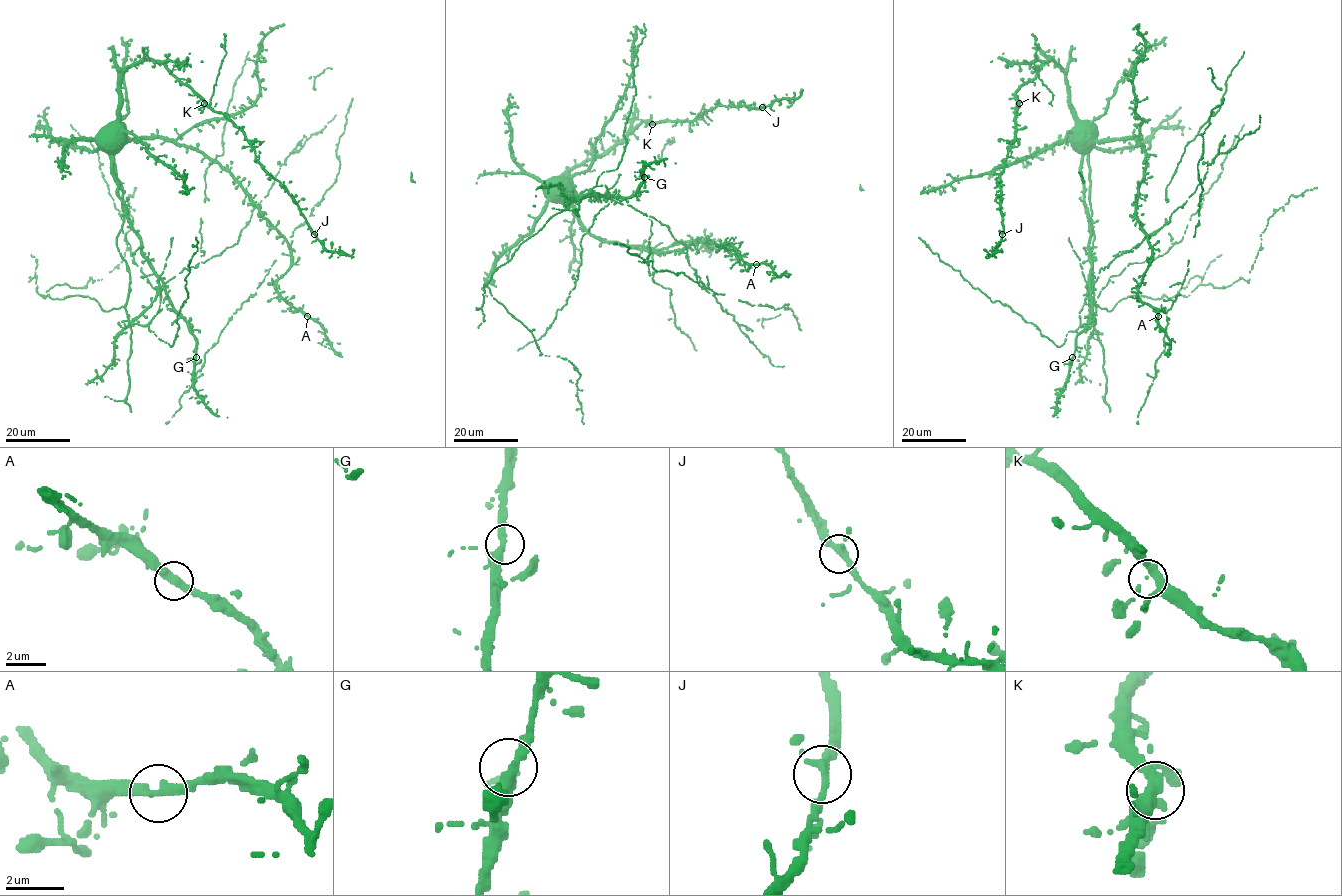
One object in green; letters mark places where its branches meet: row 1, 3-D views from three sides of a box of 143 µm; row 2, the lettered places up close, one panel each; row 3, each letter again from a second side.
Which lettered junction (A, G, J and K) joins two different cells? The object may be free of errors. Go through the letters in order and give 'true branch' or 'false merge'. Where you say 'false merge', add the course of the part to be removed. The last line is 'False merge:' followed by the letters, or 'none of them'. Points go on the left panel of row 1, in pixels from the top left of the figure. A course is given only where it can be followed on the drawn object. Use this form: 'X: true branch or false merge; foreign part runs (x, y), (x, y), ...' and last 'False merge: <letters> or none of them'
A: true branch
G: true branch
J: true branch
K: true branch
False merge: none of them

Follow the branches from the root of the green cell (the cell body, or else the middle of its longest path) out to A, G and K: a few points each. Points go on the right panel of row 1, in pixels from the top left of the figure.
A: (1076, 135), (1097, 140), (1135, 138), (1142, 146), (1146, 167), (1136, 218), (1152, 261), (1138, 296), (1159, 316)
G: (1076, 135), (1073, 147), (1082, 155), (1083, 203), (1090, 232), (1091, 320), (1076, 336), (1072, 357)
K: (1076, 135), (1066, 74), (1052, 60), (1047, 61), (1036, 75), (1016, 92), (1019, 103)

